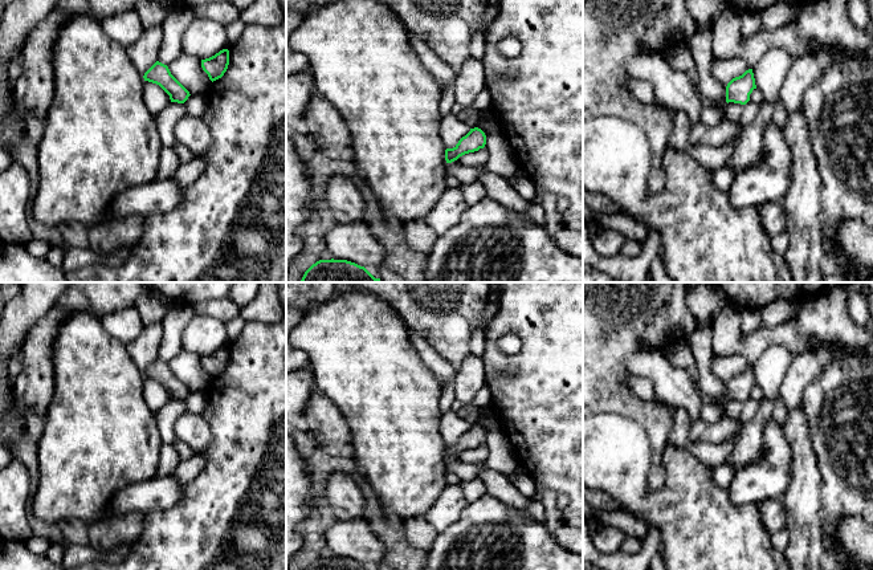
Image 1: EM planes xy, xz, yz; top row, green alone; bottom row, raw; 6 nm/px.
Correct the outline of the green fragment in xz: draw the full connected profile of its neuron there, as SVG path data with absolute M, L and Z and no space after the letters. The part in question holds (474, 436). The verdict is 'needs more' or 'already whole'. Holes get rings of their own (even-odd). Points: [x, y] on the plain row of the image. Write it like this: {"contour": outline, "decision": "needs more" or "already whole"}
{"contour": "M478 424L470 426L470 428L465 433L462 433L453 445L445 447L445 457L446 460L452 460L465 451L484 445L485 441L485 429Z", "decision": "already whole"}

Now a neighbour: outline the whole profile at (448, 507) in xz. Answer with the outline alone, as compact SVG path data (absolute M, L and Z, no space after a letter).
M460 484L446 485L423 518L440 533L461 518L468 504Z

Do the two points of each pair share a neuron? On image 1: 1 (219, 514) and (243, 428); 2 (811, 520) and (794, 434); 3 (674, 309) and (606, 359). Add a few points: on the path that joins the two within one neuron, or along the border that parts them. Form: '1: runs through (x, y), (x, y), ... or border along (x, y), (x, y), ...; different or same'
1: runs through (240, 493), (243, 491), (243, 450); same
2: runs through (804, 499), (803, 455); same
3: border along (672, 296), (667, 305); different

